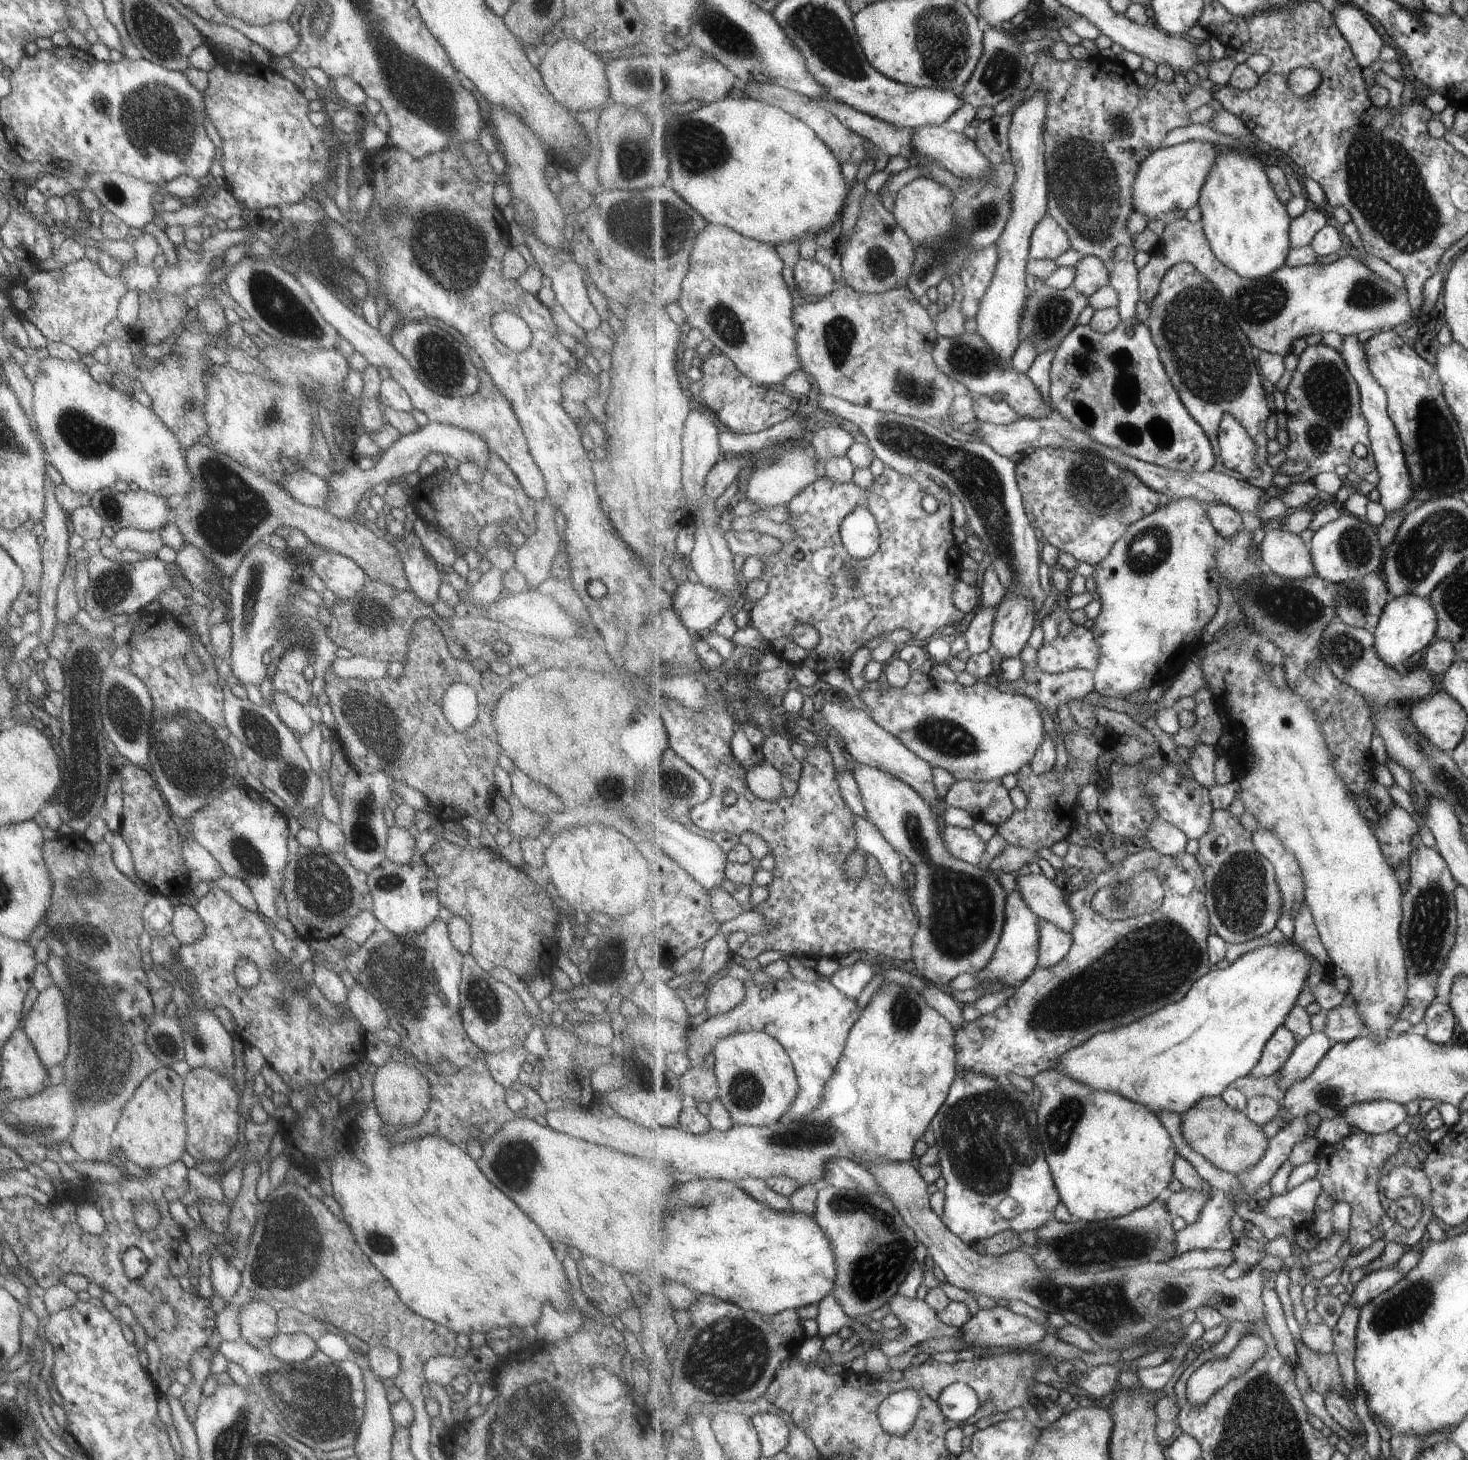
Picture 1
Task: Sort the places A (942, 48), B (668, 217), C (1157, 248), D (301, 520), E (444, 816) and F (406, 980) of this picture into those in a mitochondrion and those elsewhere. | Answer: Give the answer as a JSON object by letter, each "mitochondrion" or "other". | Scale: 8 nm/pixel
{"A":"mitochondrion","B":"mitochondrion","C":"other","D":"other","E":"other","F":"mitochondrion"}

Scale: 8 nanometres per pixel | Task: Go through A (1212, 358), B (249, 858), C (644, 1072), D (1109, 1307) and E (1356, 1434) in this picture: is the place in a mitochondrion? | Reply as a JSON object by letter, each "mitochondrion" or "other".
{"A":"mitochondrion","B":"mitochondrion","C":"mitochondrion","D":"mitochondrion","E":"other"}

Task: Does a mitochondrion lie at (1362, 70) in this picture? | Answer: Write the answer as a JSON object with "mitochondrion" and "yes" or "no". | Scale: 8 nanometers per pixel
{"mitochondrion":"no"}

